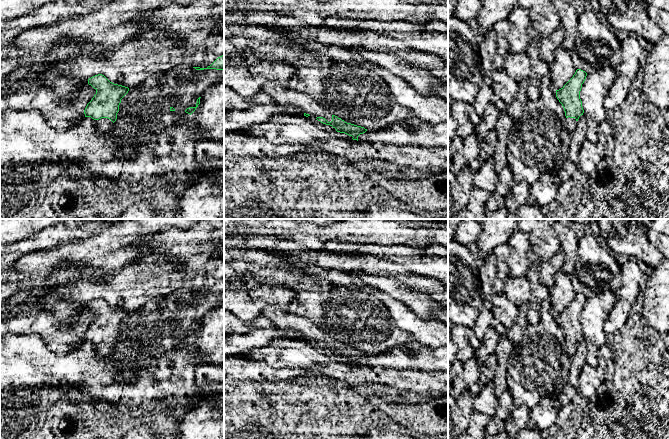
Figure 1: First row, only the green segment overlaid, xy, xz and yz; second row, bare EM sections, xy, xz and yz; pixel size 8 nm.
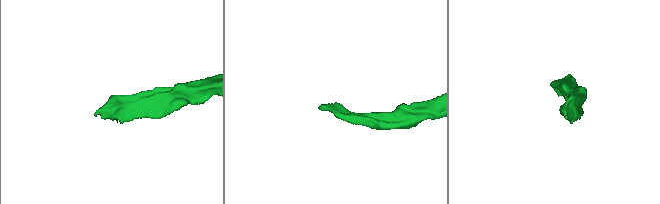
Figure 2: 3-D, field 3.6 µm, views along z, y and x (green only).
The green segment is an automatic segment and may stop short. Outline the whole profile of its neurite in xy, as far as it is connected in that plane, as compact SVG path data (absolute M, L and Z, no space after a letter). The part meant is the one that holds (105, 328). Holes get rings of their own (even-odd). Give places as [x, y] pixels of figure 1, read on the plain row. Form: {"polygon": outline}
{"polygon": "M102 298L89 302L88 308L96 314L96 318L84 334L85 341L95 344L98 356L107 356L113 351L121 323L129 312L110 306Z"}

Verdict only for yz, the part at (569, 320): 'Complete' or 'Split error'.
Split error

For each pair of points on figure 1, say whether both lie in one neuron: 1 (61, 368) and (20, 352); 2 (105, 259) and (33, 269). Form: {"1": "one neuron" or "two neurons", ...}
{"1": "one neuron", "2": "one neuron"}

